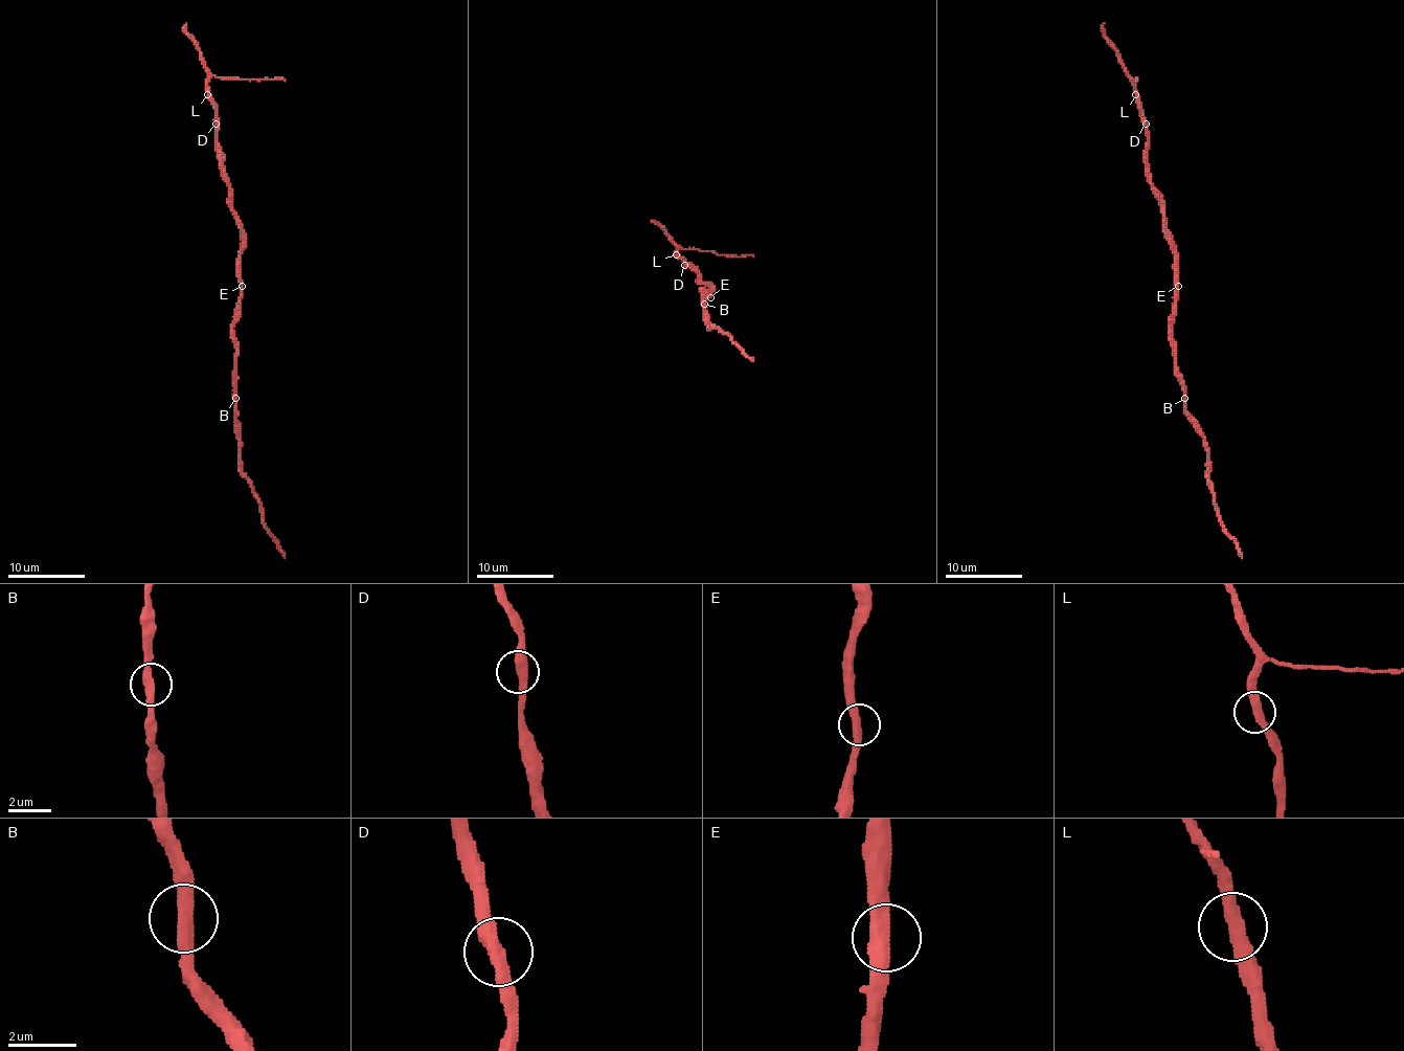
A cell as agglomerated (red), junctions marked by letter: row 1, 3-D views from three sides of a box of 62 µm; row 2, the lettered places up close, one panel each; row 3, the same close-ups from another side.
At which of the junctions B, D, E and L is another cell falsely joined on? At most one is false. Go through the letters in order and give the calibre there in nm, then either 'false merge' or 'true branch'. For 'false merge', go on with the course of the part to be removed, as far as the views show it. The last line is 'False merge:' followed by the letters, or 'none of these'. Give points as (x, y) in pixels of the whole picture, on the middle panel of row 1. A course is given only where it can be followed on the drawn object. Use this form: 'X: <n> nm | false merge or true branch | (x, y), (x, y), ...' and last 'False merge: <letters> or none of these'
B: 400 nm | true branch
D: 400 nm | true branch
E: 440 nm | true branch
L: 400 nm | true branch
False merge: none of these

